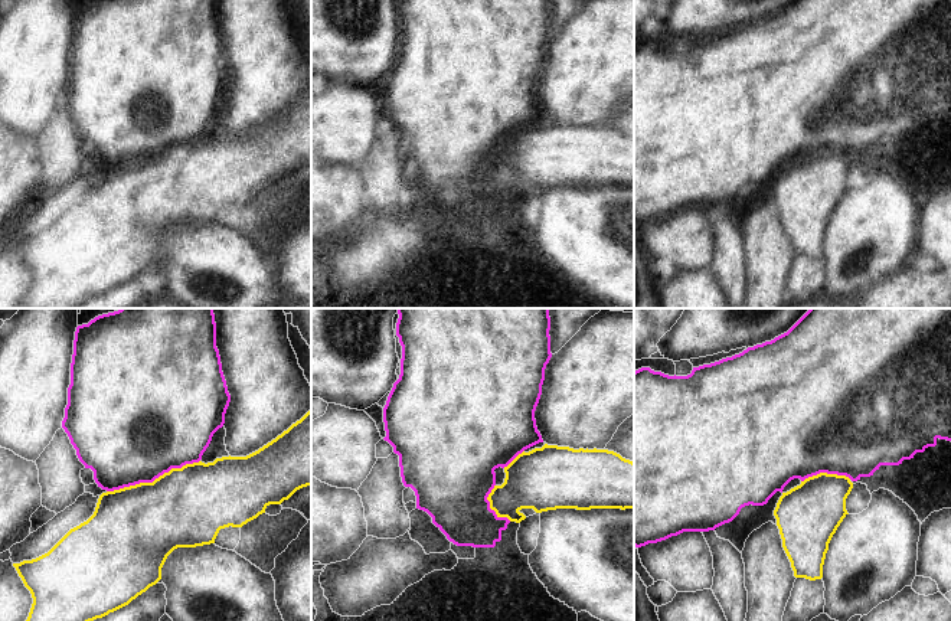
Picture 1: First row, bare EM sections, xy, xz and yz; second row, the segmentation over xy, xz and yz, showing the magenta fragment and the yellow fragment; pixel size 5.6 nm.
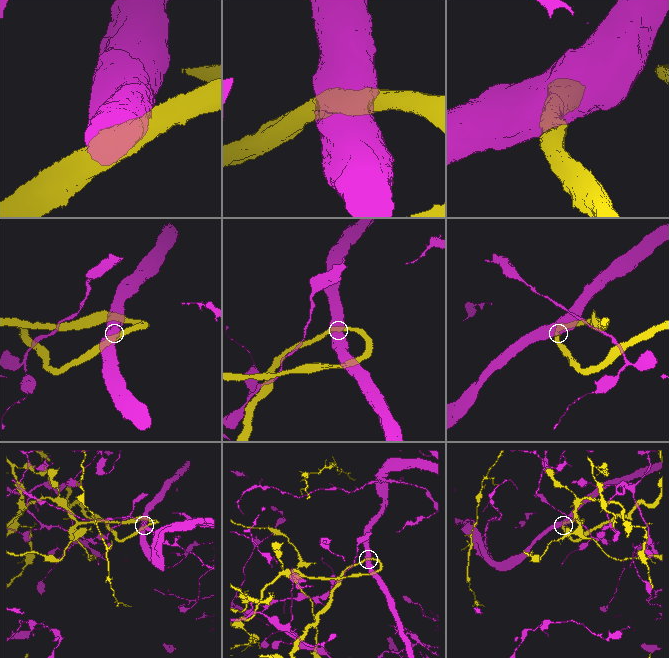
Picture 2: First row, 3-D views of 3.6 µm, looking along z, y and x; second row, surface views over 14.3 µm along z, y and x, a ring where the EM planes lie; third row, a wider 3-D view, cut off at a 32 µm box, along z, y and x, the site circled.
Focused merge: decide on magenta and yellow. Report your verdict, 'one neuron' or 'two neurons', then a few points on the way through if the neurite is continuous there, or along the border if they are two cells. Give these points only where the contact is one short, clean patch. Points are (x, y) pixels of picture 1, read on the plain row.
two neurons

